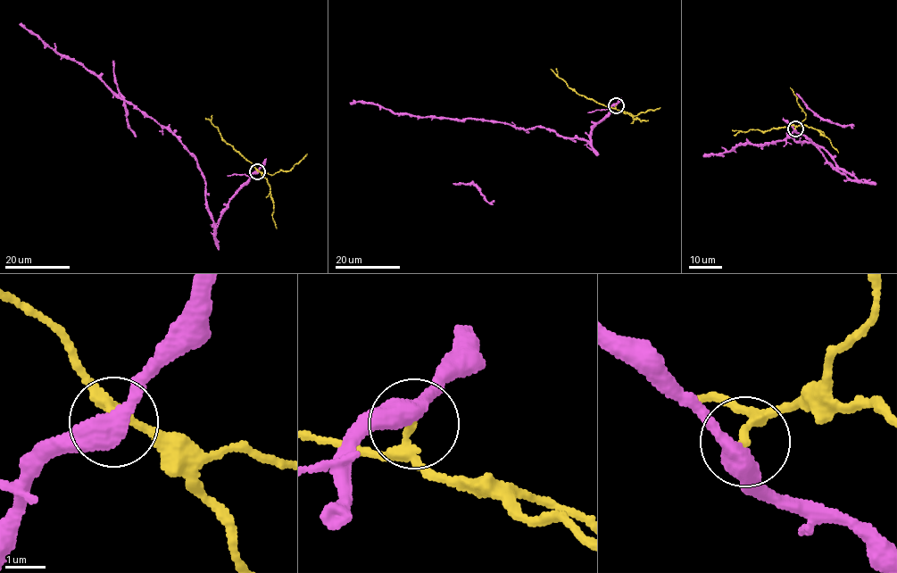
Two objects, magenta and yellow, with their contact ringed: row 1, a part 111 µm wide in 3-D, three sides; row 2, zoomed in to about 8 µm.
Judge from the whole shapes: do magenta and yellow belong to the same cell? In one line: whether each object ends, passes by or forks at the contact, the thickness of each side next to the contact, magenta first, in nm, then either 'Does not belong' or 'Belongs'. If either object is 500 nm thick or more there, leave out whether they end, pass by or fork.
Thickness 500 nm (magenta) against 160 nm. Does not belong

